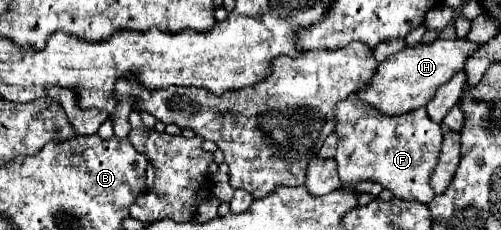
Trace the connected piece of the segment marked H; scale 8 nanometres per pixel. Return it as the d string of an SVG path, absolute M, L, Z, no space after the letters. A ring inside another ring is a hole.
M440 37L434 39L432 43L416 43L414 47L406 45L402 51L390 55L386 61L382 61L376 67L370 85L360 89L358 97L368 101L376 109L380 109L380 113L386 115L408 113L416 107L426 105L444 81L464 71L466 59L472 57L478 49L480 45L468 39L440 39Z

